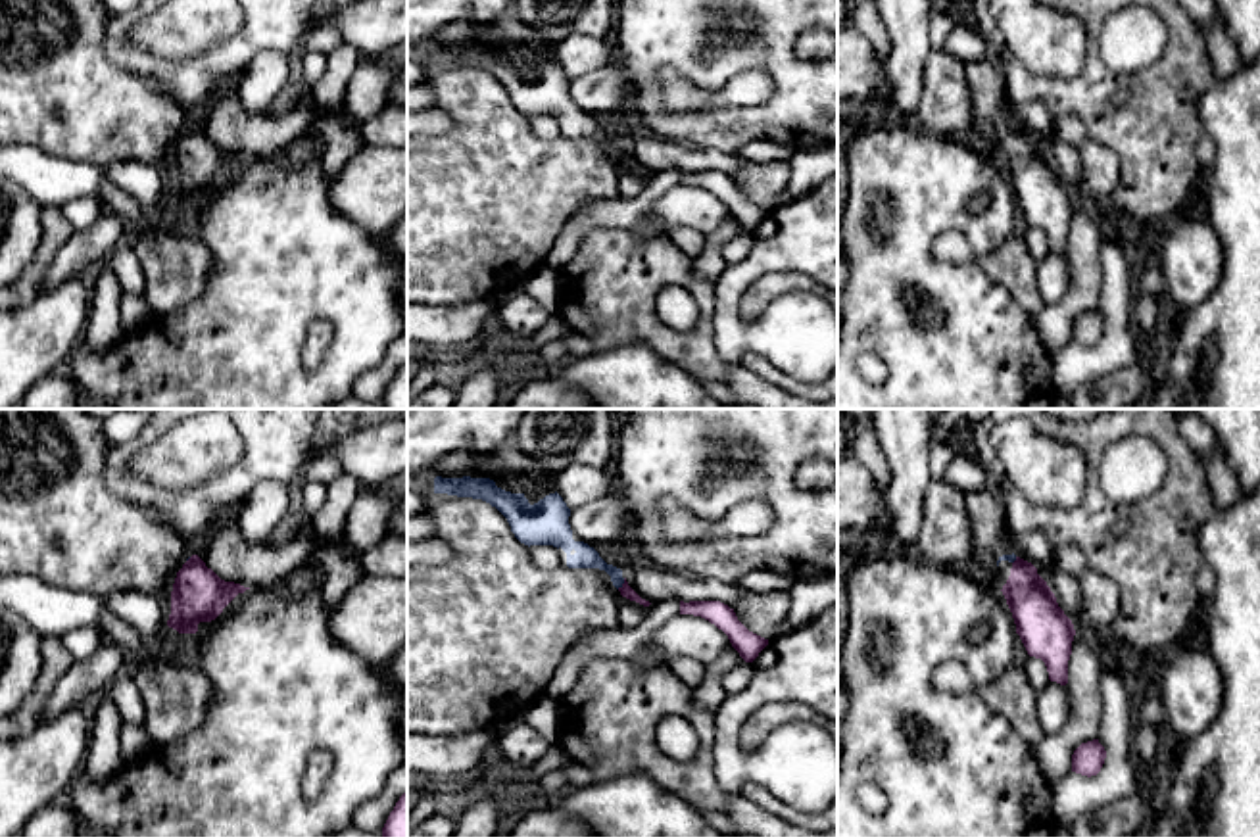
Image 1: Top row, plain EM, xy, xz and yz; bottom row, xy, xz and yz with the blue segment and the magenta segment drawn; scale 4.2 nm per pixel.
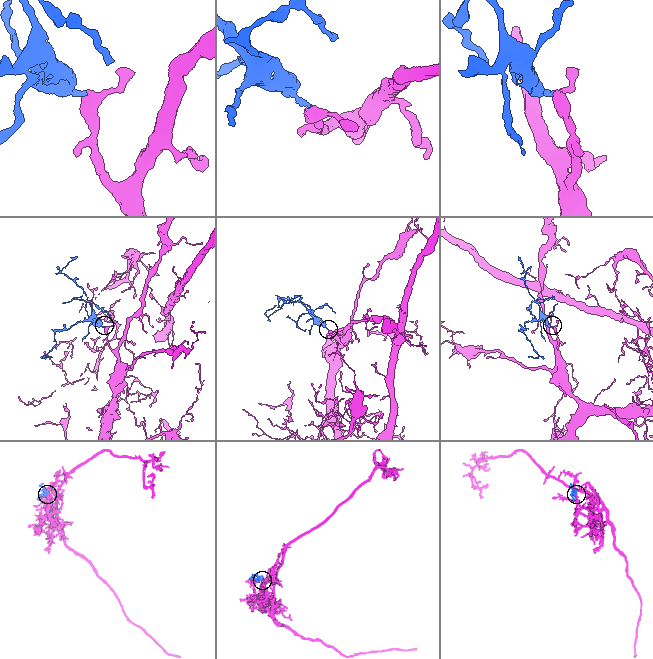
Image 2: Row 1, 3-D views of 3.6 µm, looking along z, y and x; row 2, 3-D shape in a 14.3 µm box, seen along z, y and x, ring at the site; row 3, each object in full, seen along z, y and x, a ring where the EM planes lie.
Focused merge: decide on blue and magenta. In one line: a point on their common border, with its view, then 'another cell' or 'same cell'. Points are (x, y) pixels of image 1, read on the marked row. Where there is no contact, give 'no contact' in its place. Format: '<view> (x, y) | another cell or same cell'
xz (621, 584) | same cell

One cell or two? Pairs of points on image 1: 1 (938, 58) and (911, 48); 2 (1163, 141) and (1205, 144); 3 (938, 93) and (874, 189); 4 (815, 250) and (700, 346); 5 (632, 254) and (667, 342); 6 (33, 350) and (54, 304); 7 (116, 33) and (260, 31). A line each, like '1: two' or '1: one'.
1: two
2: two
3: two
4: two
5: one
6: one
7: one

